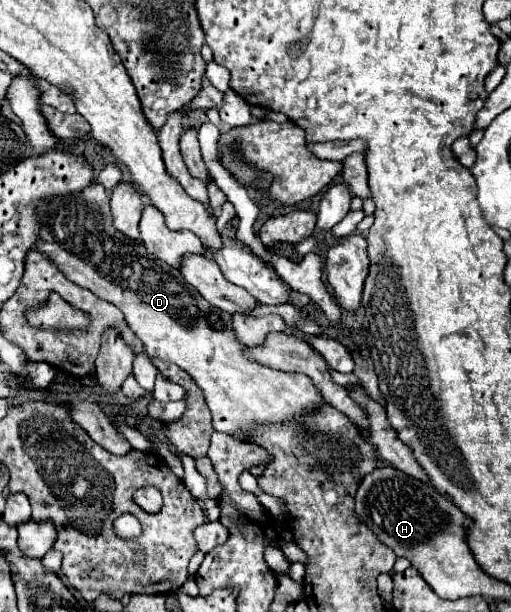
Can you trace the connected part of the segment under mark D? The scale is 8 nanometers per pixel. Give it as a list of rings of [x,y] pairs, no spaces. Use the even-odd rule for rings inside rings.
[[[91,184],[75,196],[45,200],[39,204],[39,214],[41,232],[37,238],[37,248],[45,252],[71,282],[115,304],[123,312],[129,328],[143,342],[151,360],[173,362],[195,380],[195,384],[203,390],[215,430],[225,434],[247,434],[251,438],[263,426],[299,420],[303,416],[319,412],[321,406],[325,406],[321,392],[315,388],[315,384],[311,384],[309,376],[271,370],[245,356],[241,352],[241,344],[235,340],[231,314],[203,300],[203,296],[199,296],[199,292],[195,292],[195,288],[185,282],[177,268],[151,256],[141,242],[131,240],[115,230],[111,224],[109,192],[101,184]]]

